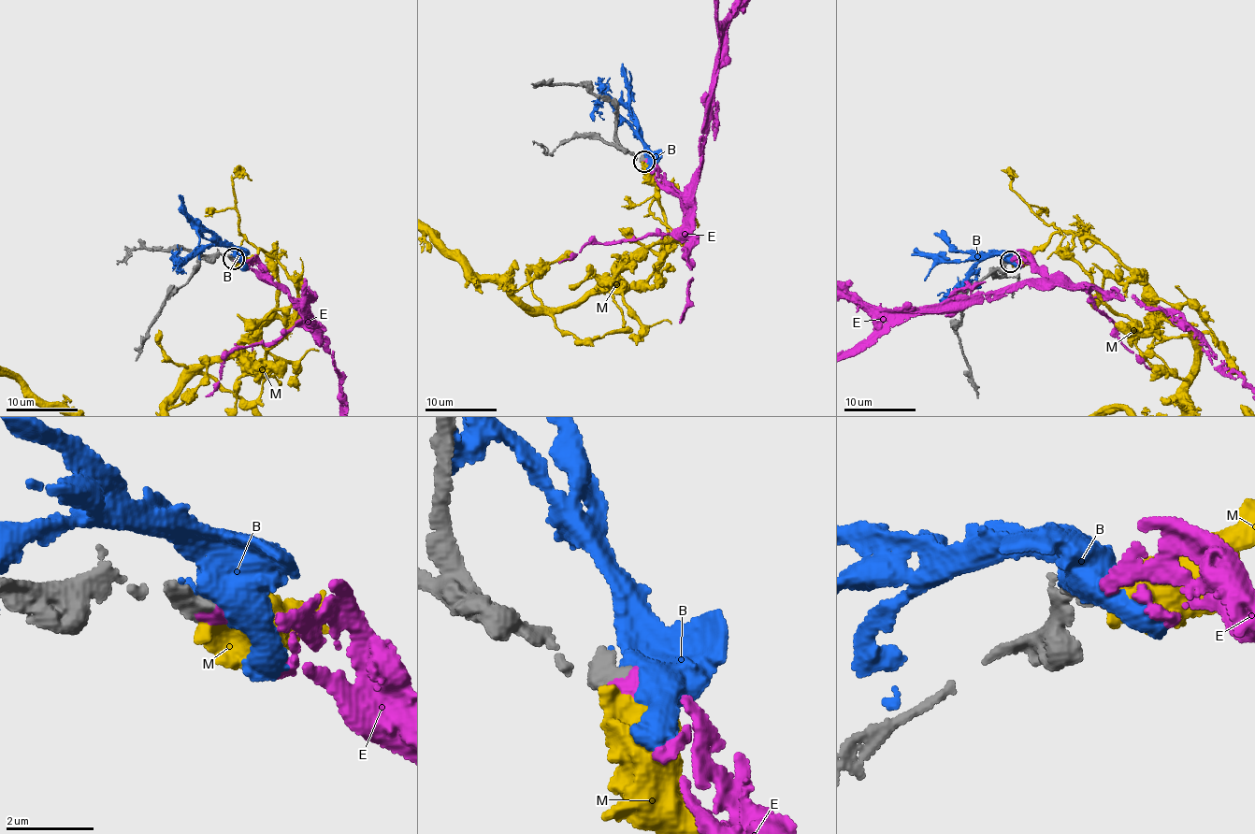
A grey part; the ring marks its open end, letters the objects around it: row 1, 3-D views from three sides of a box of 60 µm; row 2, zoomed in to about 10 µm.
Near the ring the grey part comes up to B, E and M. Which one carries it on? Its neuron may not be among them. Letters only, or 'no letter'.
E

